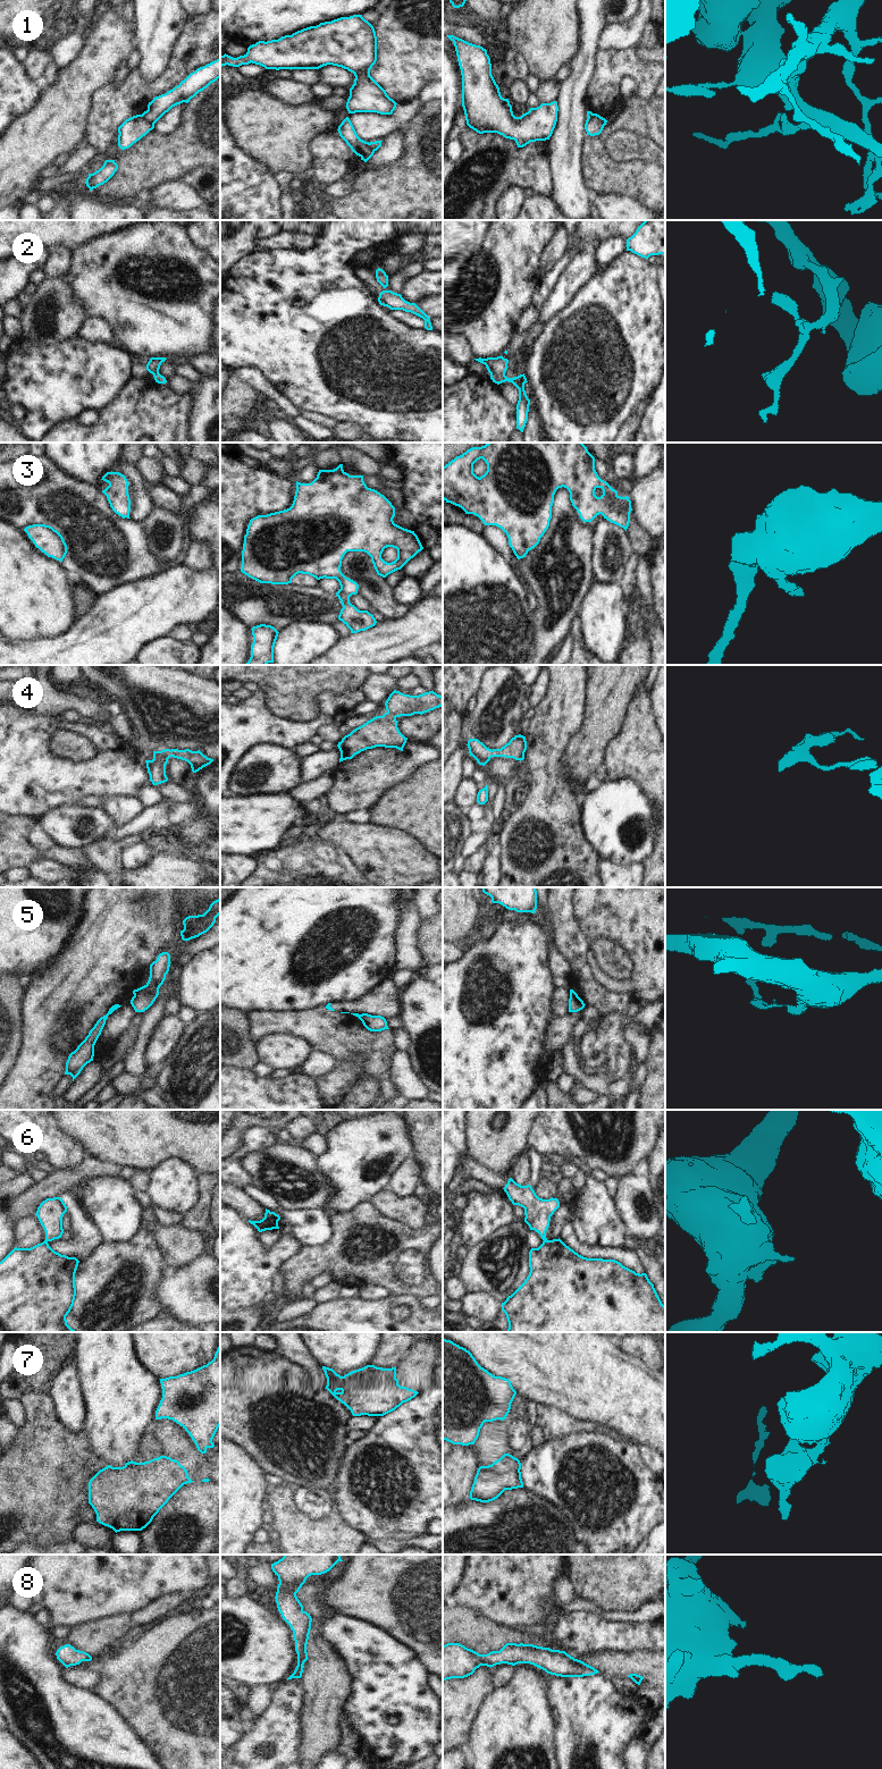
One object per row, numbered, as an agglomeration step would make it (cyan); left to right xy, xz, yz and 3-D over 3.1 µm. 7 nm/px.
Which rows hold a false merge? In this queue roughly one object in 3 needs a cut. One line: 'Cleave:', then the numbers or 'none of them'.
Cleave: 1, 5, 6

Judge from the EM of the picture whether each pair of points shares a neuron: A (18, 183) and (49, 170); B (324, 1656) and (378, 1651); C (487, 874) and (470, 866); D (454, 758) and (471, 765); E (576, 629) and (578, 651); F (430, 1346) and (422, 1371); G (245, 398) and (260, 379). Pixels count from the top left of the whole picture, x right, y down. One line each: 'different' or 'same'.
A: different
B: different
C: different
D: different
E: same
F: same
G: different

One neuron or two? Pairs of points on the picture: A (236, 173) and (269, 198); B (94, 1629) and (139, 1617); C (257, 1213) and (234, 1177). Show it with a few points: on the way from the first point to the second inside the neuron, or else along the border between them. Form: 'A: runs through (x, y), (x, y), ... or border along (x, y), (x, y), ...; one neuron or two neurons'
A: runs through (244, 180), (261, 198); one neuron
B: border along (129, 1614), (135, 1624); two neurons
C: border along (232, 1184), (242, 1189); two neurons

